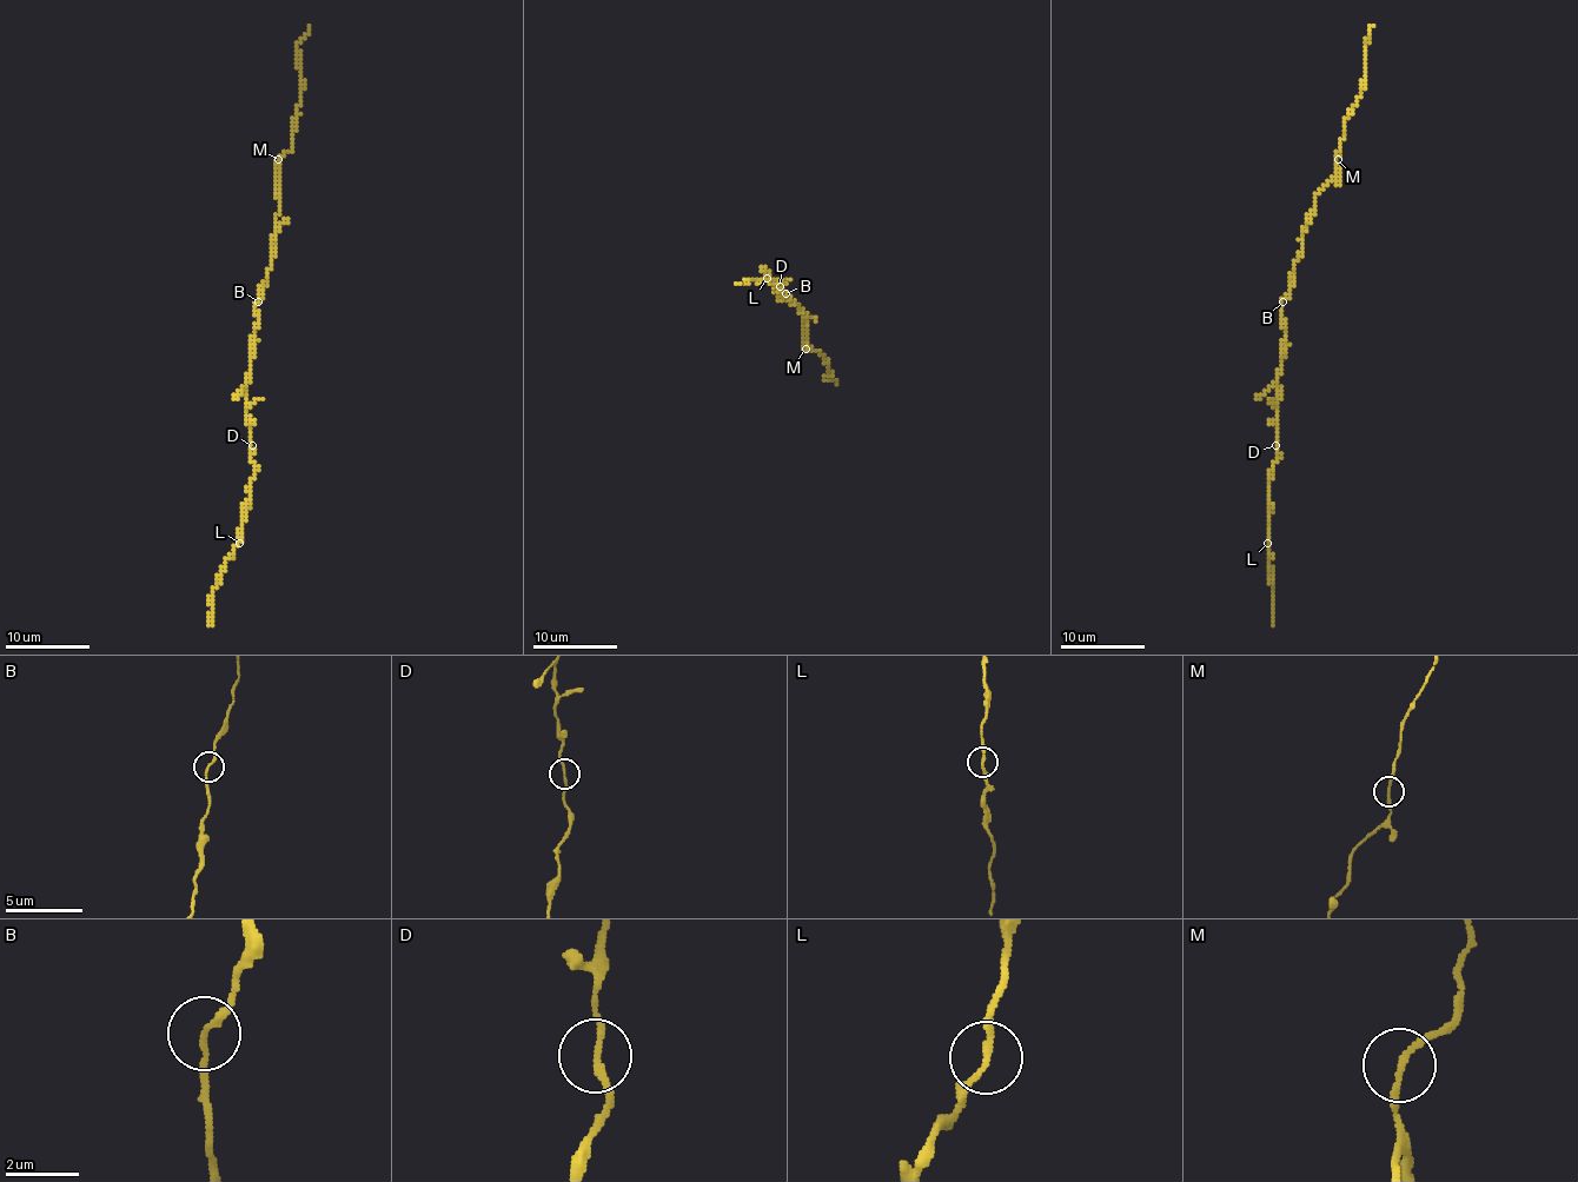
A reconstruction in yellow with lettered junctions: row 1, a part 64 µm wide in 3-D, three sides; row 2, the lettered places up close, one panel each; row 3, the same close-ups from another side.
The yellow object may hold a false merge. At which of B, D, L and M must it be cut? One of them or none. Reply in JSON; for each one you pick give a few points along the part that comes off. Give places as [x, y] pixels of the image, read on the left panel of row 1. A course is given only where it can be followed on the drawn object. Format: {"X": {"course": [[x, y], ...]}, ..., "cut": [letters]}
{"cut": []}

